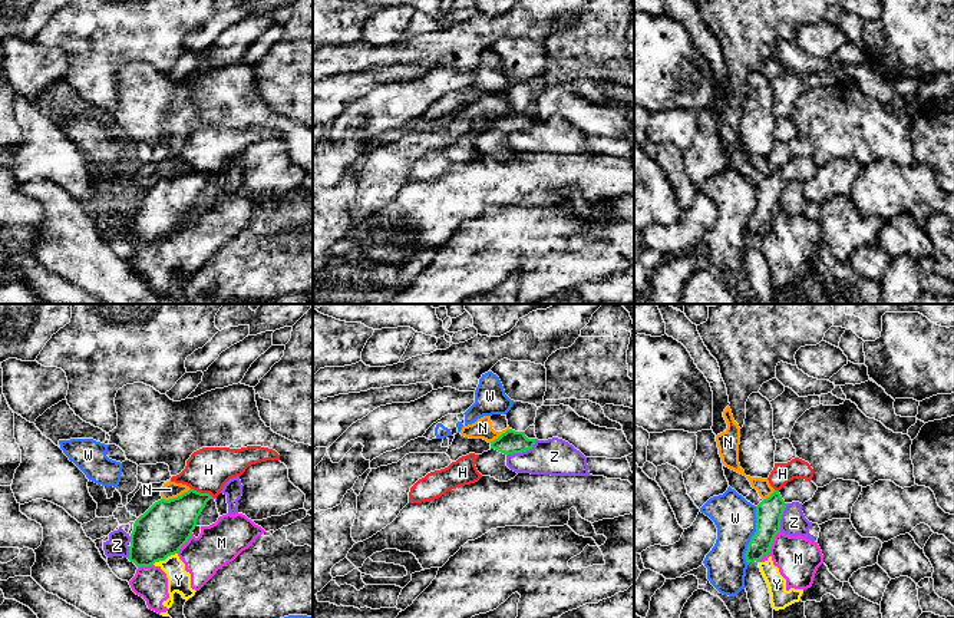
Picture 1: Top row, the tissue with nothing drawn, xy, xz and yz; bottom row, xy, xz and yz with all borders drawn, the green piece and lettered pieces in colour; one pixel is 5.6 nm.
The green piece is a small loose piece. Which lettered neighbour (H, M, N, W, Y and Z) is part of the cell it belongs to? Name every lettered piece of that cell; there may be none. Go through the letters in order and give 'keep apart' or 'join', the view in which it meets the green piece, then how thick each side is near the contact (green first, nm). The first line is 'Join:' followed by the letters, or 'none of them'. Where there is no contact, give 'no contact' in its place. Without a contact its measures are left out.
Join: none of them
H: keep apart; contact in xy; calibres 260 and 240 nm
M: keep apart; contact in yz; calibres 150 and 240 nm
N: keep apart; contact in xy; calibres 280 and 90 nm
W: keep apart; contact in yz; calibres 150 and 240 nm
Y: keep apart; contact in xy; calibres 280 and 130 nm
Z: keep apart; contact in xz; calibres 130 and 200 nm

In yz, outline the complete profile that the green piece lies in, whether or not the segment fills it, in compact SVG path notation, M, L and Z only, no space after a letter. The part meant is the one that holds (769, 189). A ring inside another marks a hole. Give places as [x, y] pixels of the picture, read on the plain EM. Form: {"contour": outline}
{"contour": "M793 158L780 169L756 185L756 211L752 215L745 232L747 244L759 241L770 231L775 215L780 211L780 198L788 182L805 182L813 176L818 165L812 159Z"}

